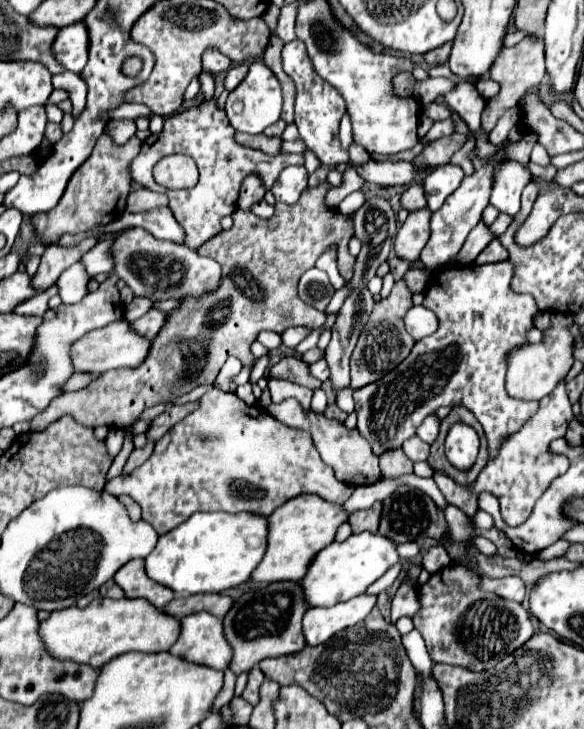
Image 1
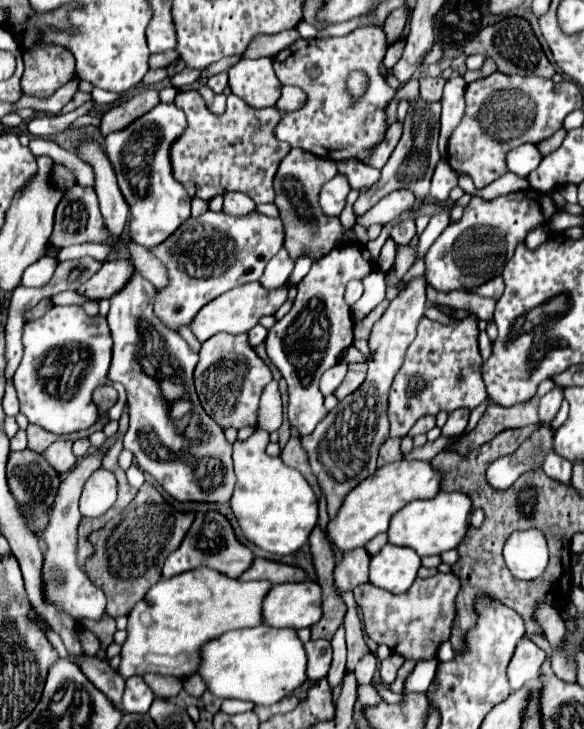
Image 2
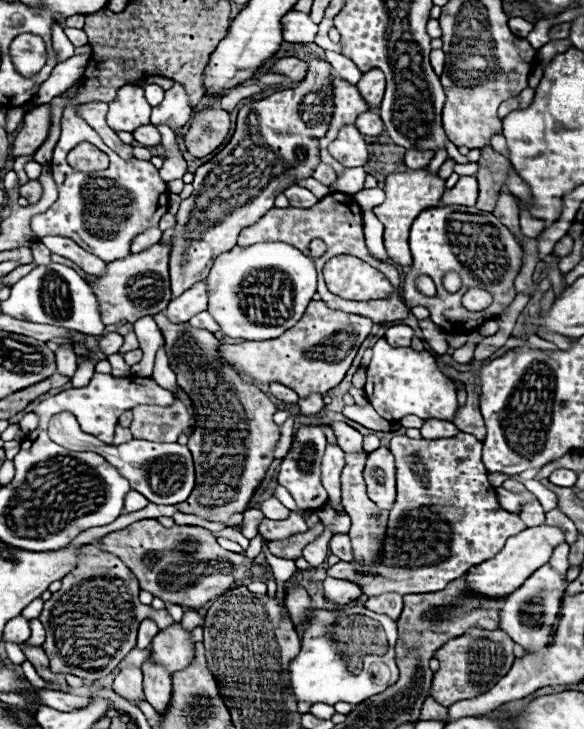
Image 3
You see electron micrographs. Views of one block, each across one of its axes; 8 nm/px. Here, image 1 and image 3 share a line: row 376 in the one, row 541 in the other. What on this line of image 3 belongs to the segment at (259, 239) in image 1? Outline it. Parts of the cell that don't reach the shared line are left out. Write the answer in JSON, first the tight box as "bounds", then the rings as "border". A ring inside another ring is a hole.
{"bounds":[98,520,268,610],"border":[[[140,520],[140,522],[134,522],[126,528],[122,528],[122,530],[110,532],[98,540],[98,546],[100,546],[100,550],[118,556],[136,574],[142,590],[146,590],[146,592],[150,592],[150,594],[166,600],[166,602],[180,604],[180,606],[186,606],[192,610],[198,610],[202,604],[214,600],[222,592],[230,590],[236,580],[256,578],[256,576],[264,578],[264,574],[268,570],[268,564],[248,562],[244,558],[244,554],[234,554],[234,552],[220,548],[216,538],[206,528],[198,528],[198,526],[164,528],[158,524],[158,520]]]}

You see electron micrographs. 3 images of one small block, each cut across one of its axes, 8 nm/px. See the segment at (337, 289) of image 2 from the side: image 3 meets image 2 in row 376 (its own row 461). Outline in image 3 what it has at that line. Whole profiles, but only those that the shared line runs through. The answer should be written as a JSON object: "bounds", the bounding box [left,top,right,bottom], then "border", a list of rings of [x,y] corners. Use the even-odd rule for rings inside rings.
{"bounds":[280,426,328,510],"border":[[[302,426],[292,442],[290,452],[286,454],[286,458],[280,464],[280,486],[284,486],[296,500],[300,510],[316,510],[320,506],[326,504],[328,494],[320,484],[320,460],[326,448],[326,436],[322,432],[320,426]]]}

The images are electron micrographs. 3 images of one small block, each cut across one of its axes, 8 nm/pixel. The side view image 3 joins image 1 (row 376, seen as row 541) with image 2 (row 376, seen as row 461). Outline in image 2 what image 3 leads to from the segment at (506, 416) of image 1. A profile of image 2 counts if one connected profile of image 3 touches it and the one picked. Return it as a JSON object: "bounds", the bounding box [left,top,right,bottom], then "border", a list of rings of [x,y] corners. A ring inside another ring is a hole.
{"bounds":[388,316,488,438],"border":[[[474,316],[464,318],[460,324],[444,326],[440,322],[422,318],[418,334],[408,346],[404,364],[398,370],[388,398],[390,438],[402,438],[424,414],[452,412],[456,408],[476,408],[488,394],[482,382],[480,364],[482,356],[478,350],[478,324]]]}

